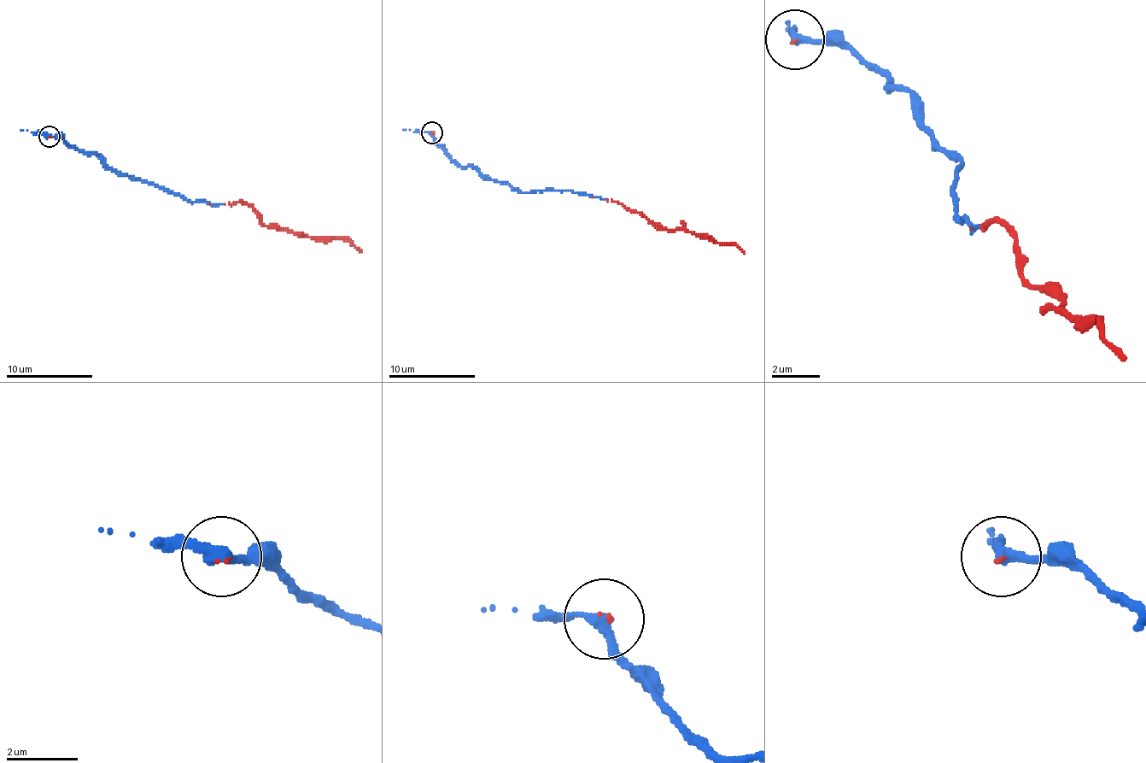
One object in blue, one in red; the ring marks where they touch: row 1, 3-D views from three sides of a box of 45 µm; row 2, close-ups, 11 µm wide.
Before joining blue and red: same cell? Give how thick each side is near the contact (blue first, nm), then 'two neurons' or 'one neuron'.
280/50 nm | one neuron

